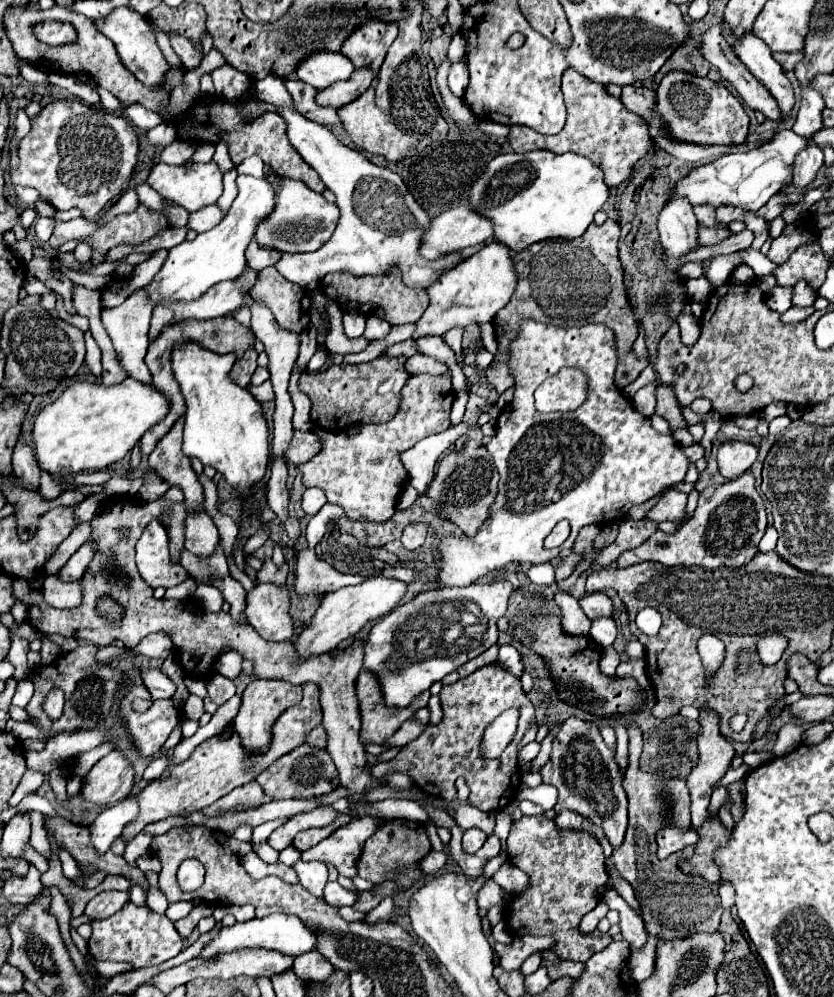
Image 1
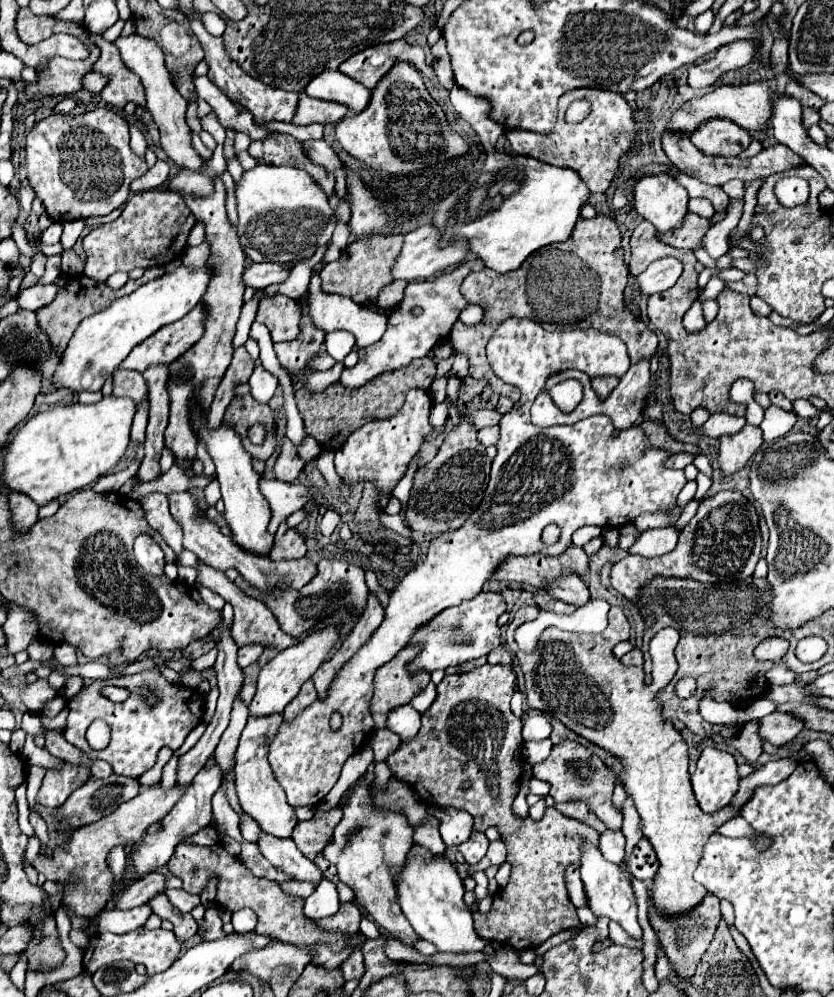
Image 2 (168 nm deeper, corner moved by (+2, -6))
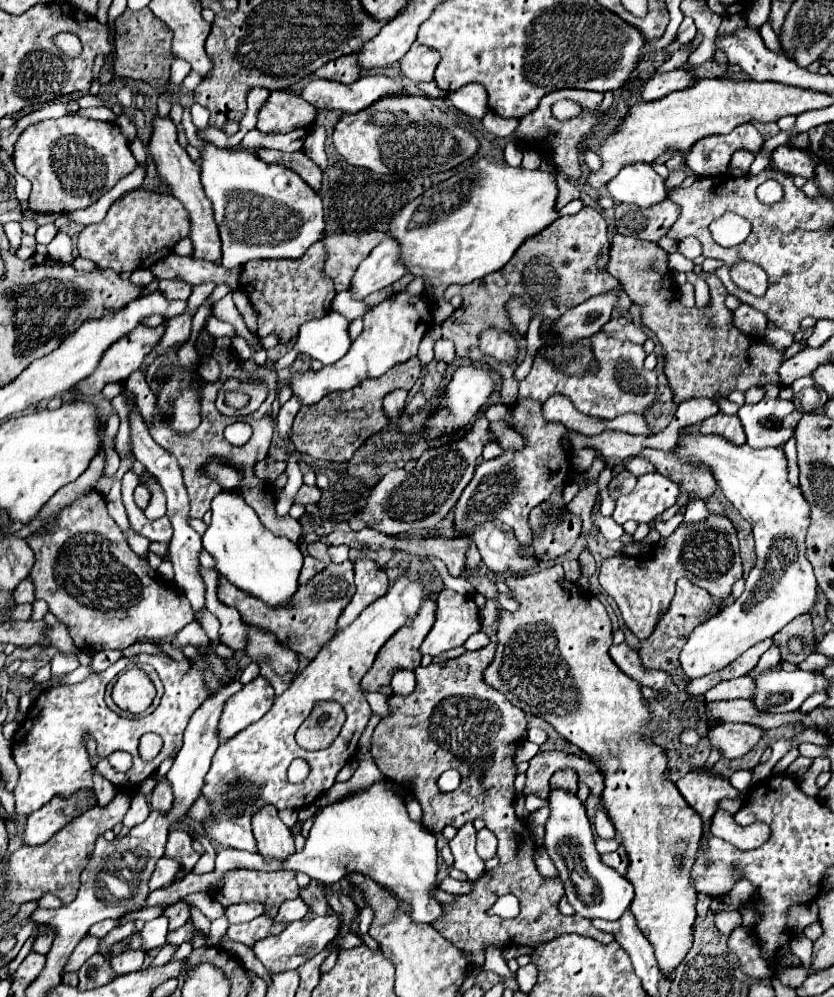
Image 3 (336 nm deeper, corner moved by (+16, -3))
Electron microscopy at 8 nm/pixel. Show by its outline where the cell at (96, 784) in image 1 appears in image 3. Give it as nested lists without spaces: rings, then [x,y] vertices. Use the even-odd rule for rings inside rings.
[[[80,792],[72,798],[52,798],[44,808],[36,810],[28,816],[26,828],[24,828],[24,840],[26,846],[38,846],[48,842],[64,824],[72,822],[76,816],[88,810],[88,796],[86,792]]]

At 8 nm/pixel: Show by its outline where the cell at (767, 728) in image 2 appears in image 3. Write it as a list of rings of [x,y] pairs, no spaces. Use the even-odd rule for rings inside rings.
[[[720,724],[706,732],[710,746],[720,750],[724,758],[734,760],[748,754],[758,740],[762,738],[762,730],[748,724]]]

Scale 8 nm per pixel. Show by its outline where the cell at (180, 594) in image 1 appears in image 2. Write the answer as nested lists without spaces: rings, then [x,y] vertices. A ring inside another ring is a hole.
[[[152,493],[152,495],[146,495],[140,503],[142,503],[142,509],[146,513],[146,519],[148,519],[150,527],[158,529],[162,533],[164,541],[170,543],[170,547],[176,553],[182,553],[182,549],[184,549],[182,547],[182,527],[178,527],[178,523],[170,515],[166,495]]]

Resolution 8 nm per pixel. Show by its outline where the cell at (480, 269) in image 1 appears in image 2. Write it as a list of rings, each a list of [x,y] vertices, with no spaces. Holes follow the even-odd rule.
[[[472,259],[472,261],[460,265],[456,271],[444,273],[436,279],[428,279],[424,283],[412,281],[406,287],[406,293],[404,293],[404,299],[402,299],[400,307],[388,317],[386,335],[378,343],[374,343],[372,347],[366,347],[366,357],[360,359],[356,363],[356,367],[344,369],[344,373],[340,377],[340,383],[344,387],[356,389],[356,387],[362,387],[364,383],[368,383],[370,379],[374,379],[376,375],[380,375],[384,371],[400,369],[400,367],[406,367],[412,359],[426,357],[438,341],[442,341],[442,339],[446,339],[446,335],[450,335],[450,331],[452,331],[454,323],[458,321],[460,313],[470,305],[470,301],[460,293],[462,279],[468,273],[482,271],[482,269],[486,269],[486,267],[482,267],[482,261]],[[414,307],[422,307],[420,317],[410,315],[410,309],[414,309]]]

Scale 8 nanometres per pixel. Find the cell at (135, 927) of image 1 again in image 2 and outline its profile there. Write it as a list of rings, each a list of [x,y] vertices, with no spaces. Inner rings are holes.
[[[138,927],[134,931],[128,931],[126,935],[114,935],[114,933],[98,933],[90,939],[90,947],[84,951],[84,971],[94,973],[102,965],[110,965],[122,959],[128,959],[132,963],[144,963],[148,969],[148,975],[156,975],[158,971],[166,971],[174,959],[178,959],[180,953],[180,943],[172,931],[166,929],[146,929]]]

